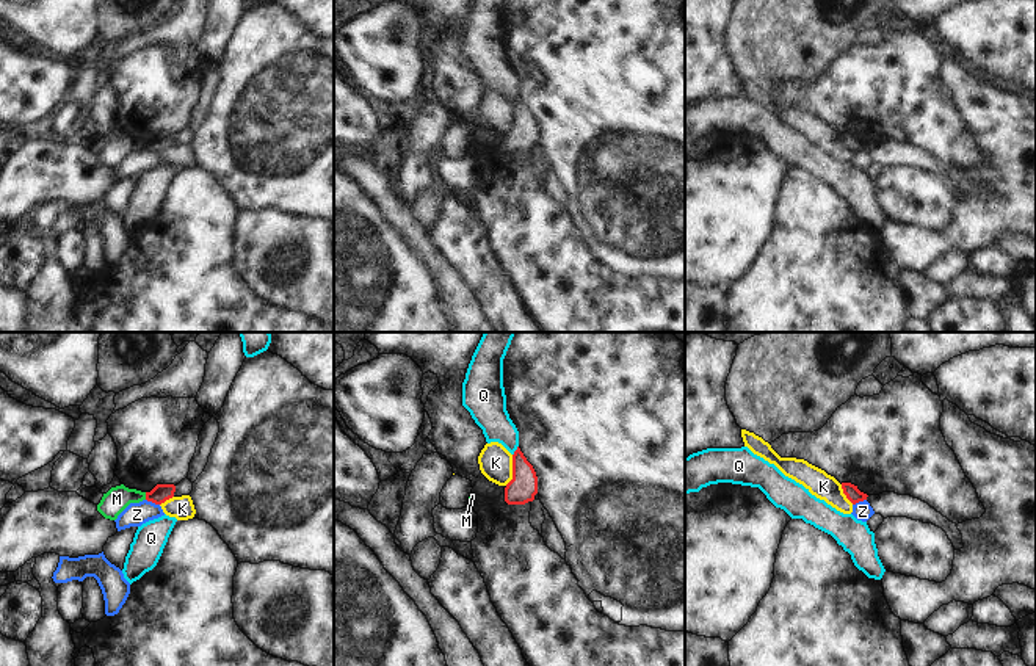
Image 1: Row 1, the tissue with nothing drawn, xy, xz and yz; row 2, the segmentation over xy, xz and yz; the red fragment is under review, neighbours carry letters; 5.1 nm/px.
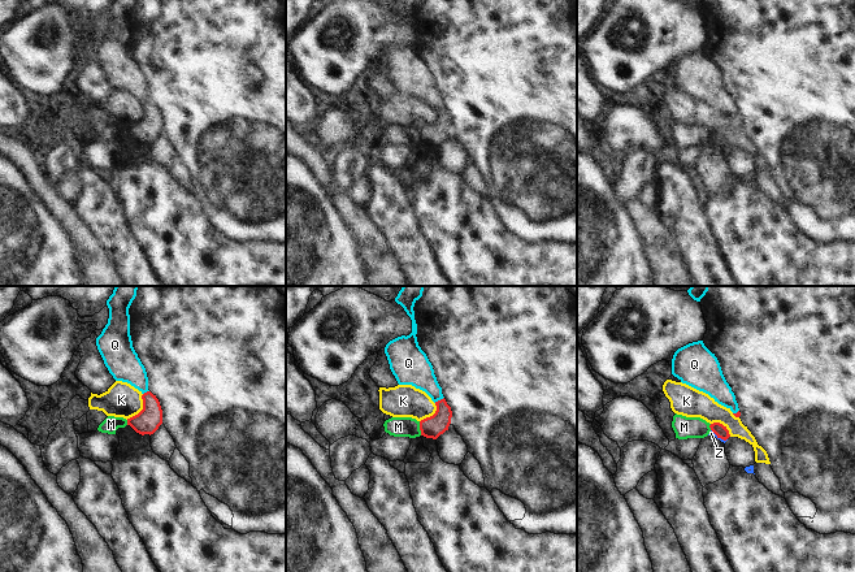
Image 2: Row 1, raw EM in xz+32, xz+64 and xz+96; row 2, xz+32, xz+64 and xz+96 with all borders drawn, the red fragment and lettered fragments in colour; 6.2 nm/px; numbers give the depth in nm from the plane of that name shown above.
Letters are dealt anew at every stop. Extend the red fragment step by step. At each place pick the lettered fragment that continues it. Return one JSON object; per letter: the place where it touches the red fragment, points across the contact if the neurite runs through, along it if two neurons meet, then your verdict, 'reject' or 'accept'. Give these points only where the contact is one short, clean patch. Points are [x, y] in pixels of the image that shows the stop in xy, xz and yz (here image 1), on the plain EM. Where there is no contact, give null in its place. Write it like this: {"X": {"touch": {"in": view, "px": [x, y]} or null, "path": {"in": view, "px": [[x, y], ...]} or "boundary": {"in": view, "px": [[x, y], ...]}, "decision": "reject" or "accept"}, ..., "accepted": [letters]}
{"K": {"touch": {"in": "xz", "px": [513, 119]}, "decision": "reject"}, "M": {"touch": {"in": "xy", "px": [146, 144]}, "boundary": {"in": "xy", "px": [[144, 141], [146, 148]]}, "decision": "reject"}, "Q": {"touch": {"in": "xz", "px": [516, 99]}, "decision": "reject"}, "Z": {"touch": {"in": "xy", "px": [152, 151]}, "decision": "reject"}, "accepted": []}

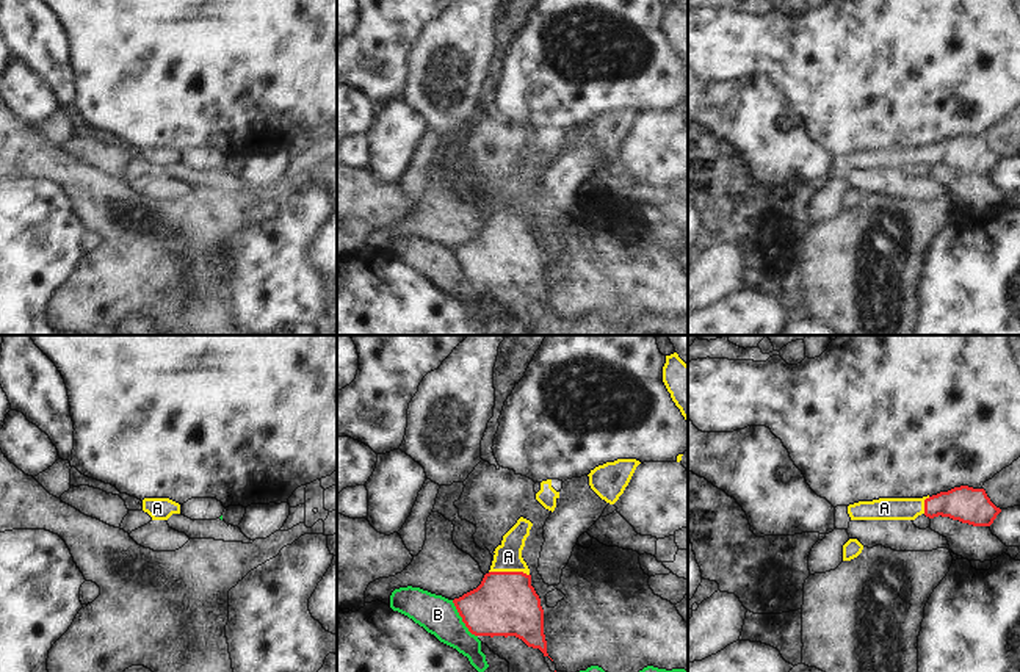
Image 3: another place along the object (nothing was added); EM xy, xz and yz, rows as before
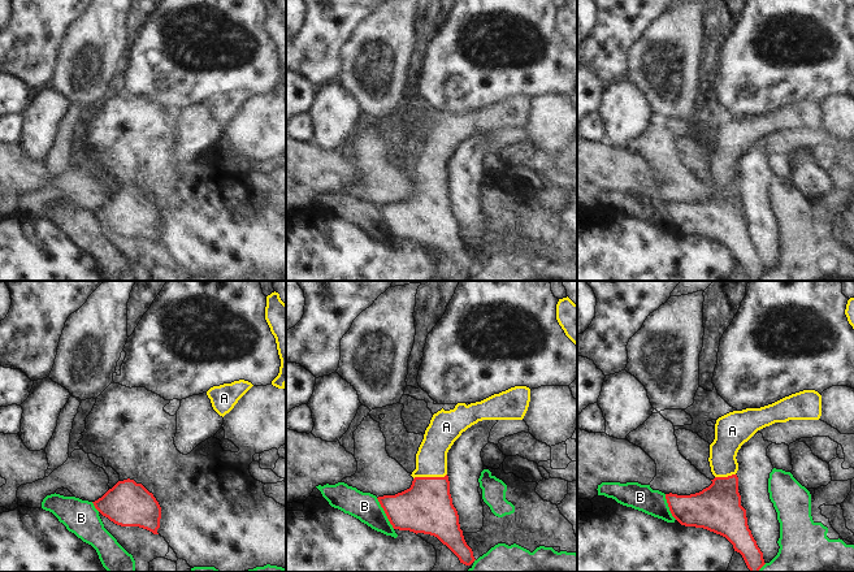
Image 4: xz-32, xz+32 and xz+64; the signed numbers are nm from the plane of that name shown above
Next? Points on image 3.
{"A": {"touch": {"in": "xz", "px": [510, 221]}, "path": {"in": "xz", "px": [[505, 252], [510, 221], [508, 205]]}, "decision": "accept"}, "B": {"touch": {"in": "xz", "px": [462, 268]}, "decision": "reject"}, "accepted": ["A"]}

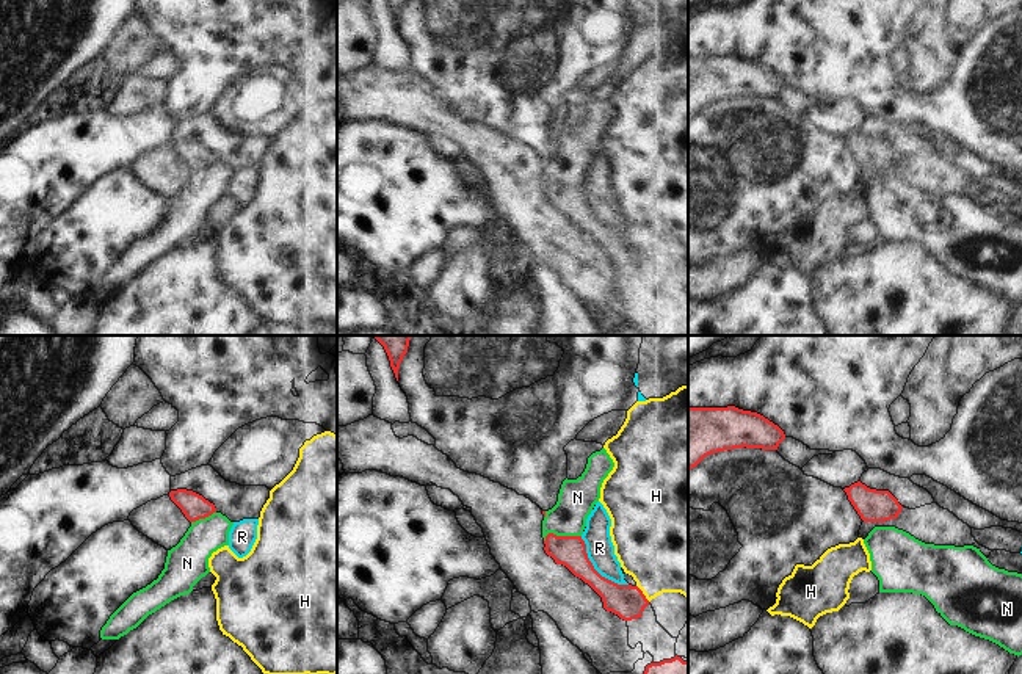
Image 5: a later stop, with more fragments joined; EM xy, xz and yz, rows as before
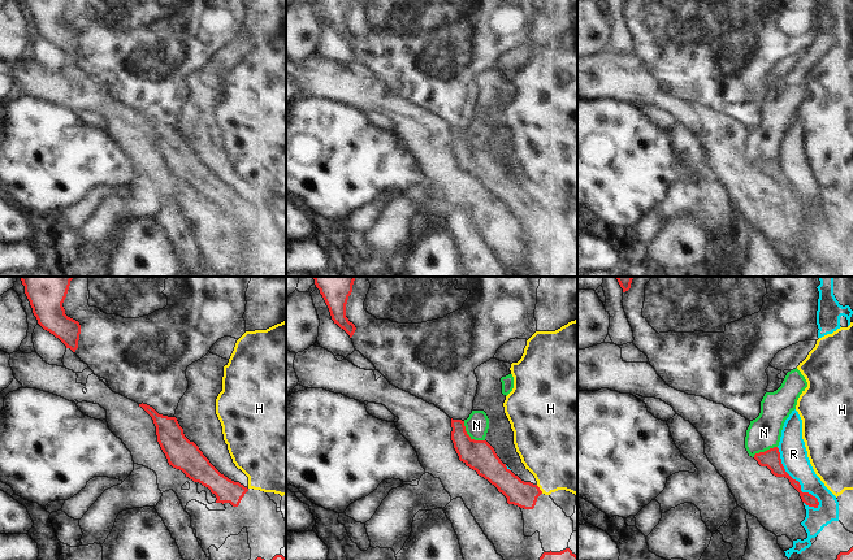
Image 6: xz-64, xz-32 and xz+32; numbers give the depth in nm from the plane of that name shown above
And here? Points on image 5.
{"H": {"touch": {"in": "xz", "px": [641, 242]}, "boundary": {"in": "xz", "px": [[637, 234], [649, 250]]}, "decision": "reject"}, "N": {"touch": {"in": "xz", "px": [560, 185]}, "decision": "reject"}, "R": {"touch": {"in": "xz", "px": [594, 218]}, "decision": "reject"}, "accepted": []}

